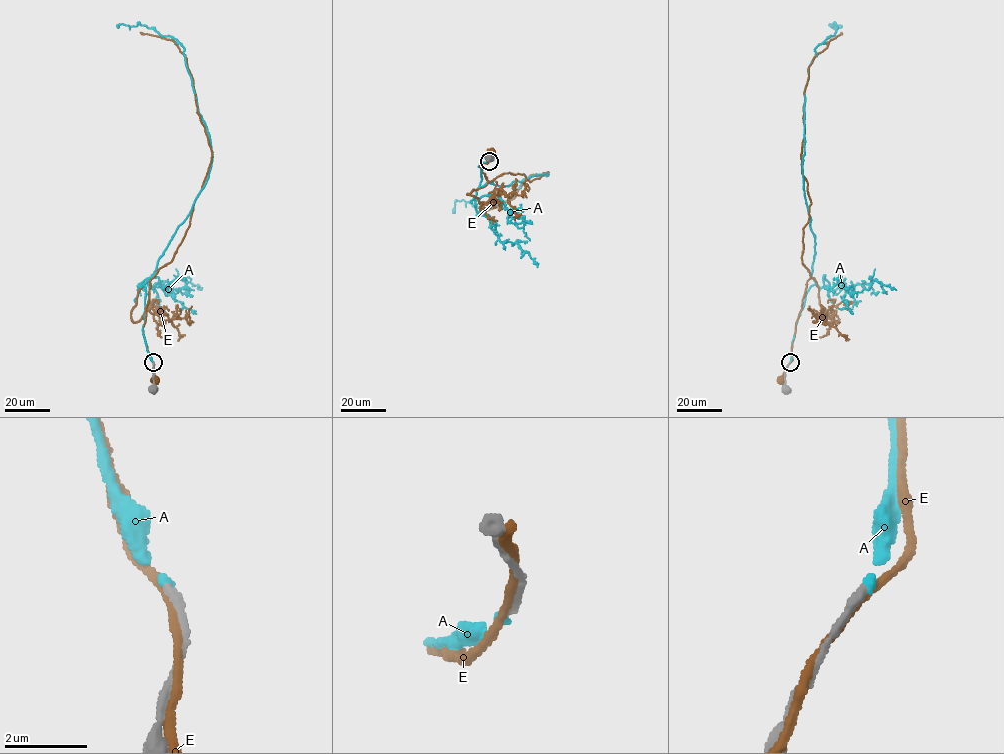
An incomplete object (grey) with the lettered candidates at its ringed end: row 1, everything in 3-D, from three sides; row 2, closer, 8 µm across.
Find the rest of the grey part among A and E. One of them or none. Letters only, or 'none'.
A

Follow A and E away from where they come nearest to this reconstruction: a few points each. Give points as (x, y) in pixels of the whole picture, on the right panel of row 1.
A: (790, 362), (799, 313), (816, 283), (803, 187), (804, 91), (816, 48), (836, 32), (830, 24), (842, 26)
E: (788, 365), (783, 381), (780, 380)

